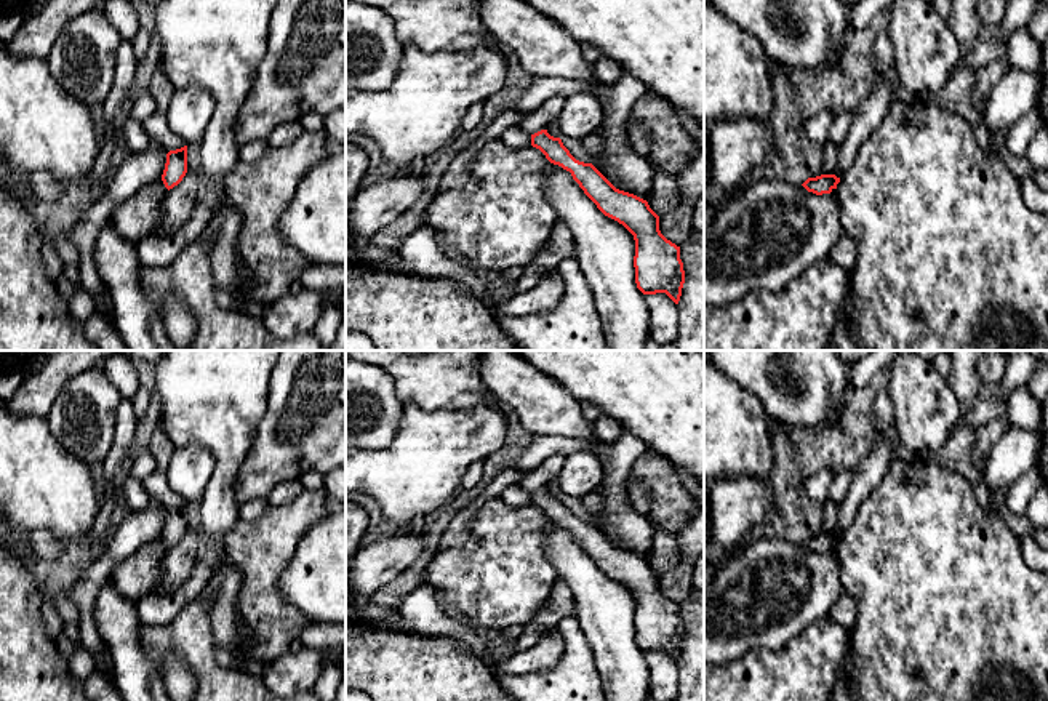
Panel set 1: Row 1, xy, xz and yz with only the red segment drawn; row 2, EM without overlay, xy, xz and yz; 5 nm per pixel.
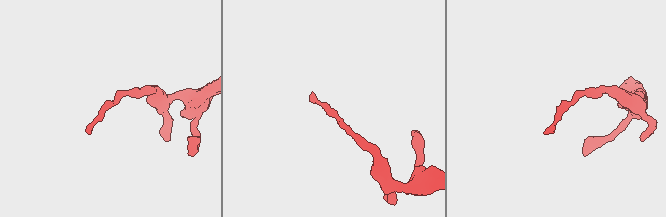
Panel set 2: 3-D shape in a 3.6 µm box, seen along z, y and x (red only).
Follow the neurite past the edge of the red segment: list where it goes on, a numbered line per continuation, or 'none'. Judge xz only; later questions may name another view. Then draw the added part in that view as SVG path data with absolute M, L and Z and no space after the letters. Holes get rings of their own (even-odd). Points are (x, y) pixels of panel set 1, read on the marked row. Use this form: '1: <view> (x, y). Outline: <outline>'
none

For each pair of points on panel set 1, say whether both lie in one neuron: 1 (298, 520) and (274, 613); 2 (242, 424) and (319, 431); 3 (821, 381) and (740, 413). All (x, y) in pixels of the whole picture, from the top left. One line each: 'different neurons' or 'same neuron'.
1: same neuron
2: different neurons
3: different neurons

